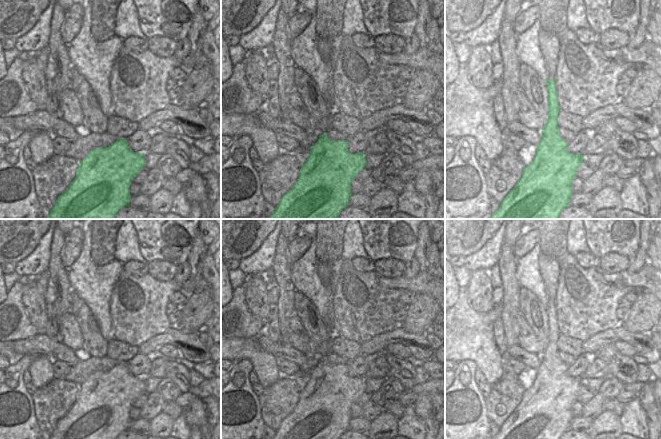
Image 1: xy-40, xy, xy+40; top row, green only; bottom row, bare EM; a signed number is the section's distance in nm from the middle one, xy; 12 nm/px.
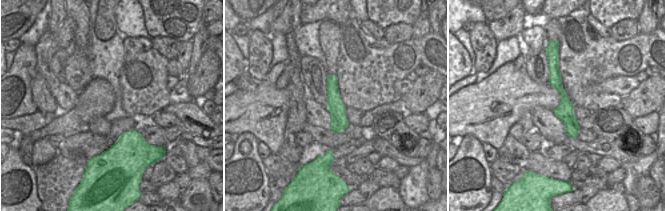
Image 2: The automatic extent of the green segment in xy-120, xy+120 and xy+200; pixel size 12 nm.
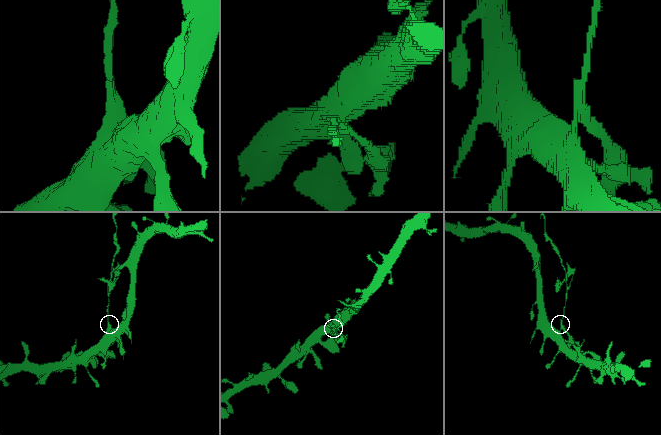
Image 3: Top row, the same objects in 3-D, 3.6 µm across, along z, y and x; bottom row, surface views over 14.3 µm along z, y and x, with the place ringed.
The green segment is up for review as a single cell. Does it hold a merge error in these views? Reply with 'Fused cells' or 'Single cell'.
Fused cells

